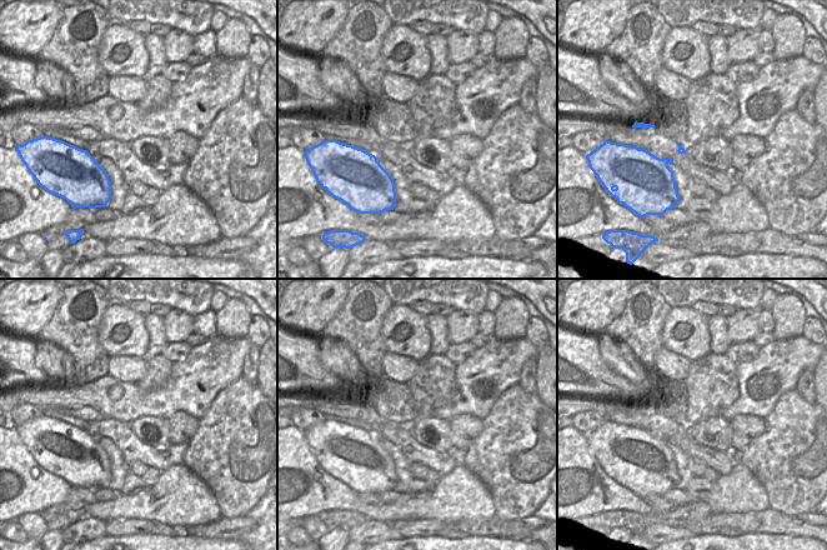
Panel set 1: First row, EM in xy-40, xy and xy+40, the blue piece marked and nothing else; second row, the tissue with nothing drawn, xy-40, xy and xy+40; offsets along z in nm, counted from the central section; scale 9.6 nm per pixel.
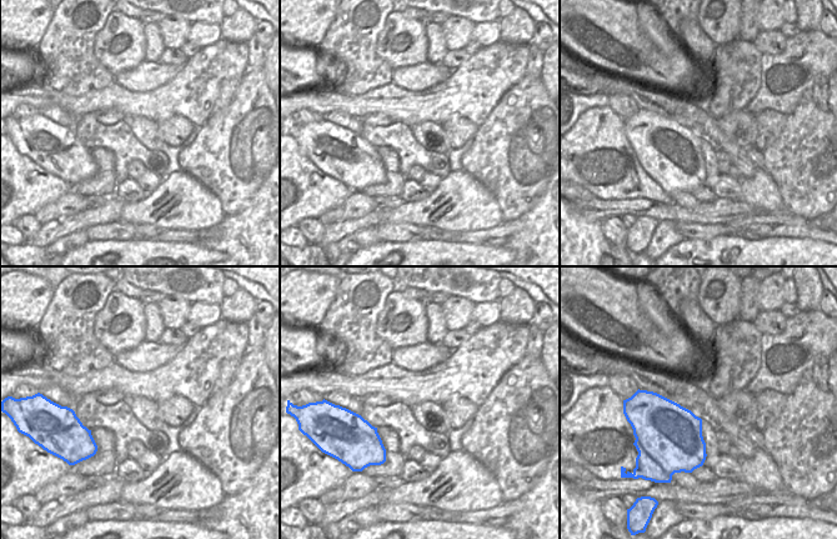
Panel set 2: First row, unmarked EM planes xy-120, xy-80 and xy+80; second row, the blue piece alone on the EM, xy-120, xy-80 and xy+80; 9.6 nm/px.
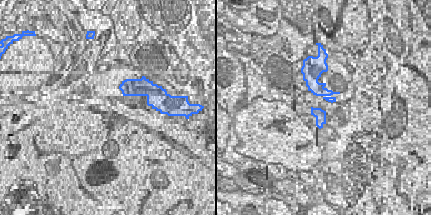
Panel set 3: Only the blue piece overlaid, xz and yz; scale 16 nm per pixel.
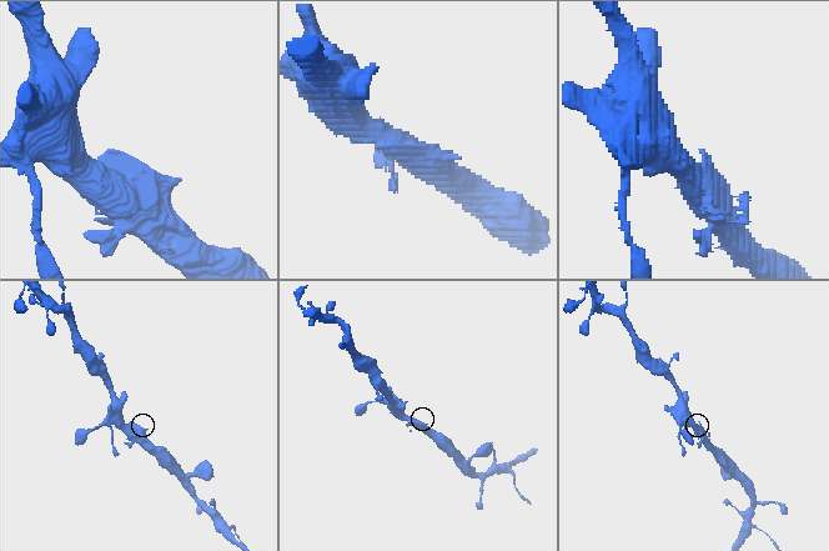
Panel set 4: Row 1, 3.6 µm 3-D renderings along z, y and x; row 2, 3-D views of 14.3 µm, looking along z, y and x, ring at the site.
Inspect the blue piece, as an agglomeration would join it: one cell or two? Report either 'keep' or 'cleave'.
keep

